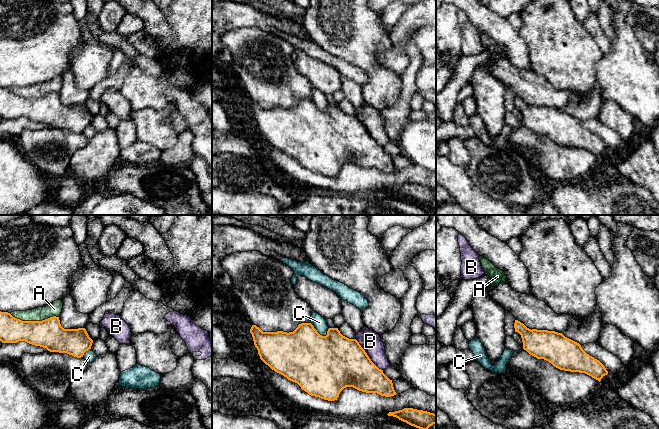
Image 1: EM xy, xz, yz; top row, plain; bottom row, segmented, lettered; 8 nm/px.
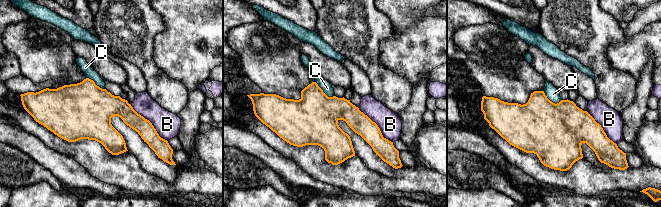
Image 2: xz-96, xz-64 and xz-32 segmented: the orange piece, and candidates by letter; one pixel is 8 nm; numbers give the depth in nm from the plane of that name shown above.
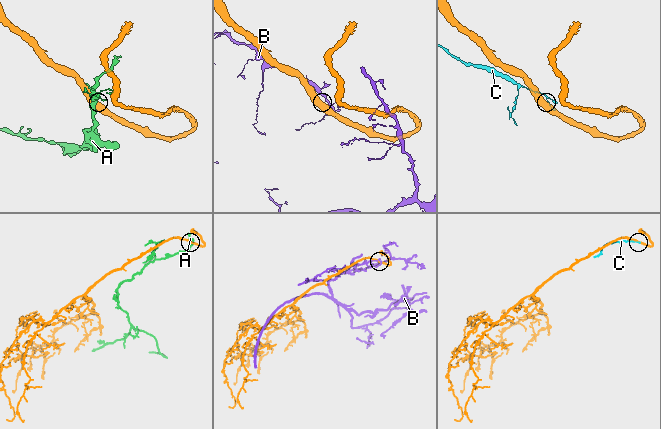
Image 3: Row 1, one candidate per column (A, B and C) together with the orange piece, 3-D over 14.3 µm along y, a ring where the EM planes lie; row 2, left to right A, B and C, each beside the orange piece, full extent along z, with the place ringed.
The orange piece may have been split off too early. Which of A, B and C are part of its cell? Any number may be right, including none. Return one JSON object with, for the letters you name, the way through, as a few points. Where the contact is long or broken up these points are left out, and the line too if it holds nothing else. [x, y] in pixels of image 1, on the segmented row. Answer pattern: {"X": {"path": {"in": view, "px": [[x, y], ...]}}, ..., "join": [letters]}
{"join": []}

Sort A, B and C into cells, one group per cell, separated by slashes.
A / B / C

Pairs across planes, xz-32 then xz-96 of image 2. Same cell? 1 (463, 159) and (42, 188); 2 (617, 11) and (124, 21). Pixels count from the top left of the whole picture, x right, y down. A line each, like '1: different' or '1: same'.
1: different
2: different

